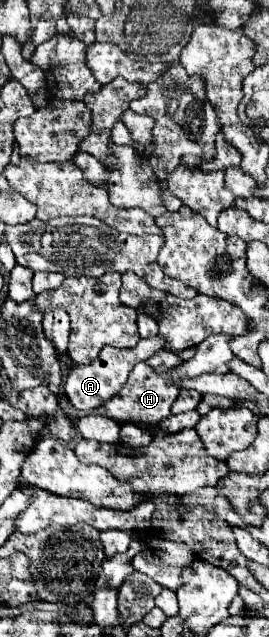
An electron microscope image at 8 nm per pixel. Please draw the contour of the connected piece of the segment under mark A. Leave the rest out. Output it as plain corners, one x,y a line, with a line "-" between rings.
156,335
156,337
150,337
150,339
140,339
138,345
132,347
132,349
108,347
108,353
102,353
102,357
98,357
98,361
90,363
90,365
76,365
76,367
72,367
72,371
70,371
68,379
66,379
66,385
64,385
64,393
68,395
70,403
76,409
80,409
80,411
98,409
110,397
114,397
114,393
118,393
118,389
122,389
130,369
134,369
134,365
138,361
146,361
156,351
164,349
164,343
166,343
166,339
162,335

